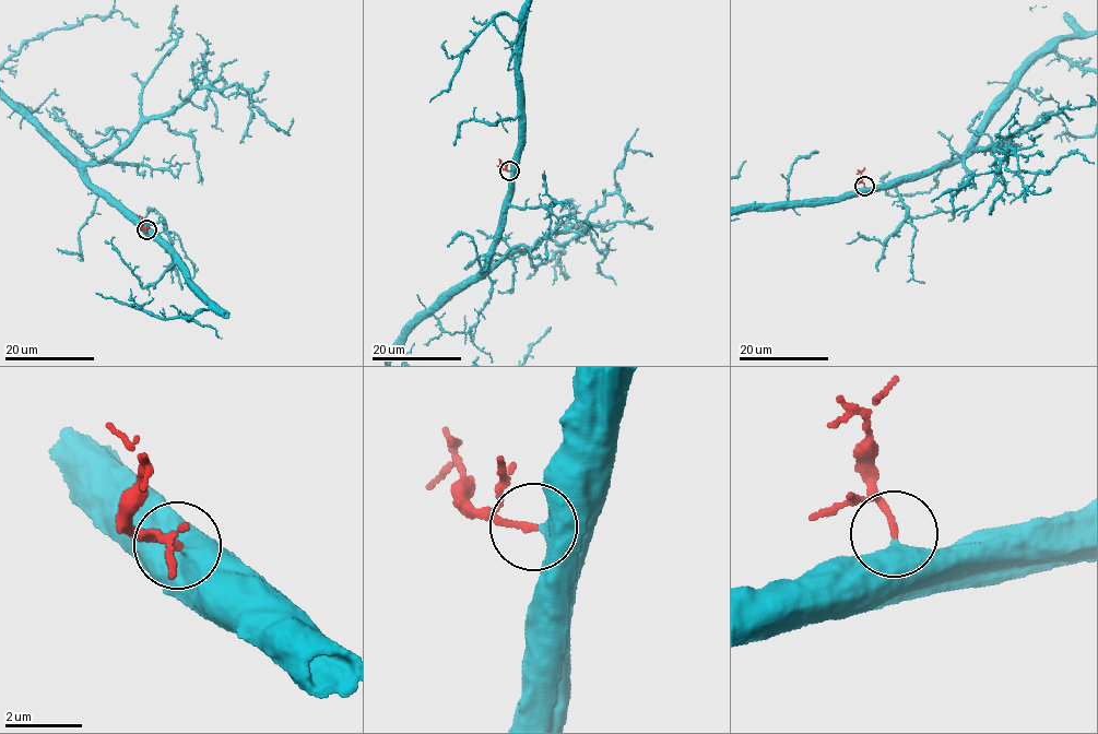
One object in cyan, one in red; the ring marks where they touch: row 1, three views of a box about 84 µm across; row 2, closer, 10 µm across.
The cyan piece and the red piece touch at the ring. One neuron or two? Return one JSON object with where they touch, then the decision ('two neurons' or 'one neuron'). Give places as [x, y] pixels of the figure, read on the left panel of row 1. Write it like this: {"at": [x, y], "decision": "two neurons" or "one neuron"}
{"at": [146, 229], "decision": "one neuron"}

